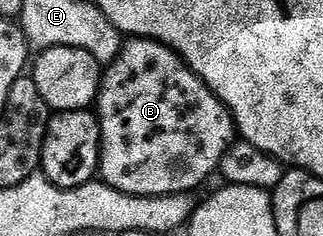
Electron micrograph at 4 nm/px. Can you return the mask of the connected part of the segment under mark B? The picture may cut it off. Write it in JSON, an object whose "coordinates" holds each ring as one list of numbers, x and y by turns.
{"coordinates":[[147,37,124,40,117,59,106,66,103,82,99,85,97,116,103,140,99,154,101,180,117,191,138,197,169,197,173,193,187,195,198,185,206,186,237,140,235,117,226,103,174,49]]}

